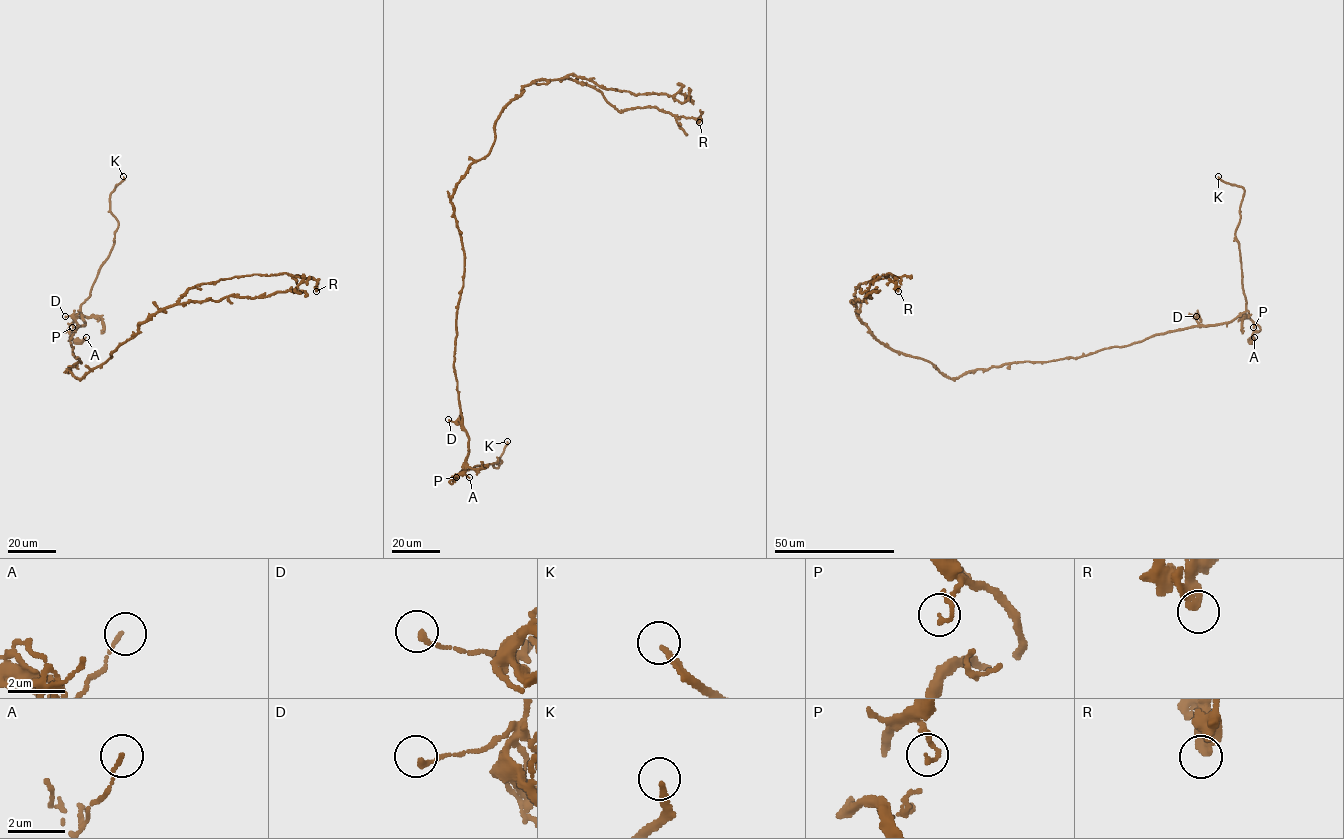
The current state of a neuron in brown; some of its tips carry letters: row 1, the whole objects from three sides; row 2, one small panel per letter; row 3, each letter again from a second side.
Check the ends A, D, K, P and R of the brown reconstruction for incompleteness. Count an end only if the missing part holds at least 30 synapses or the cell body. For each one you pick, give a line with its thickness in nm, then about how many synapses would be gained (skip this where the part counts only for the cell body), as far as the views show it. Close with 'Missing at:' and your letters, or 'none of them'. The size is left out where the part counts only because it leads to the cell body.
K: Thickness 180 nm
Missing at: K

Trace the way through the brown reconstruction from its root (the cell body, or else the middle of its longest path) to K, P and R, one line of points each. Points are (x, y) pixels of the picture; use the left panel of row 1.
K: (77, 362), (70, 339), (85, 325), (81, 305), (113, 244), (118, 223), (110, 196), (123, 176)
P: (77, 362), (80, 361), (73, 354), (70, 339), (78, 326), (85, 325), (83, 316), (76, 318), (72, 327)
R: (77, 362), (67, 370), (81, 378), (132, 338), (140, 323), (202, 283), (287, 273), (313, 277), (316, 291)

